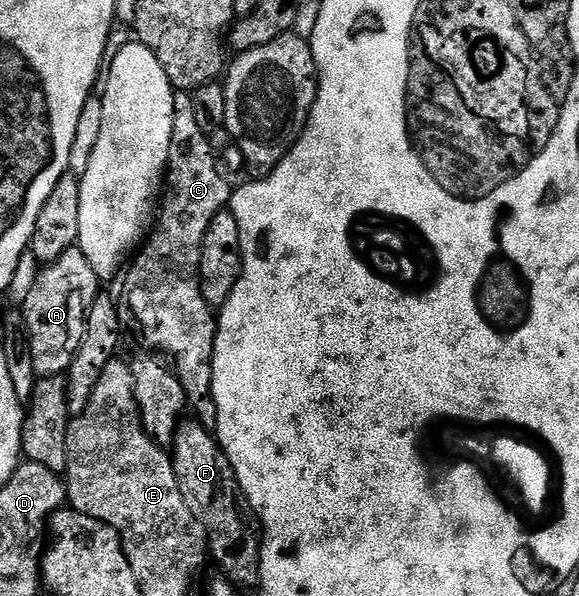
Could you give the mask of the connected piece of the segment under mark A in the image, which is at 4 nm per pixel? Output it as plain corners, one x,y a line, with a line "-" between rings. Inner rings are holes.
76,246
64,250
64,254
60,254
60,258
56,258
56,262
45,265
39,271
36,286
32,286
32,290
28,290
20,311
26,318
26,334
30,338
32,366
36,366
36,374
40,378
61,376
72,366
72,358
86,333
86,316
90,313
92,302
100,295
98,287
100,287
100,281
96,270
92,270
88,258
84,258
84,254

